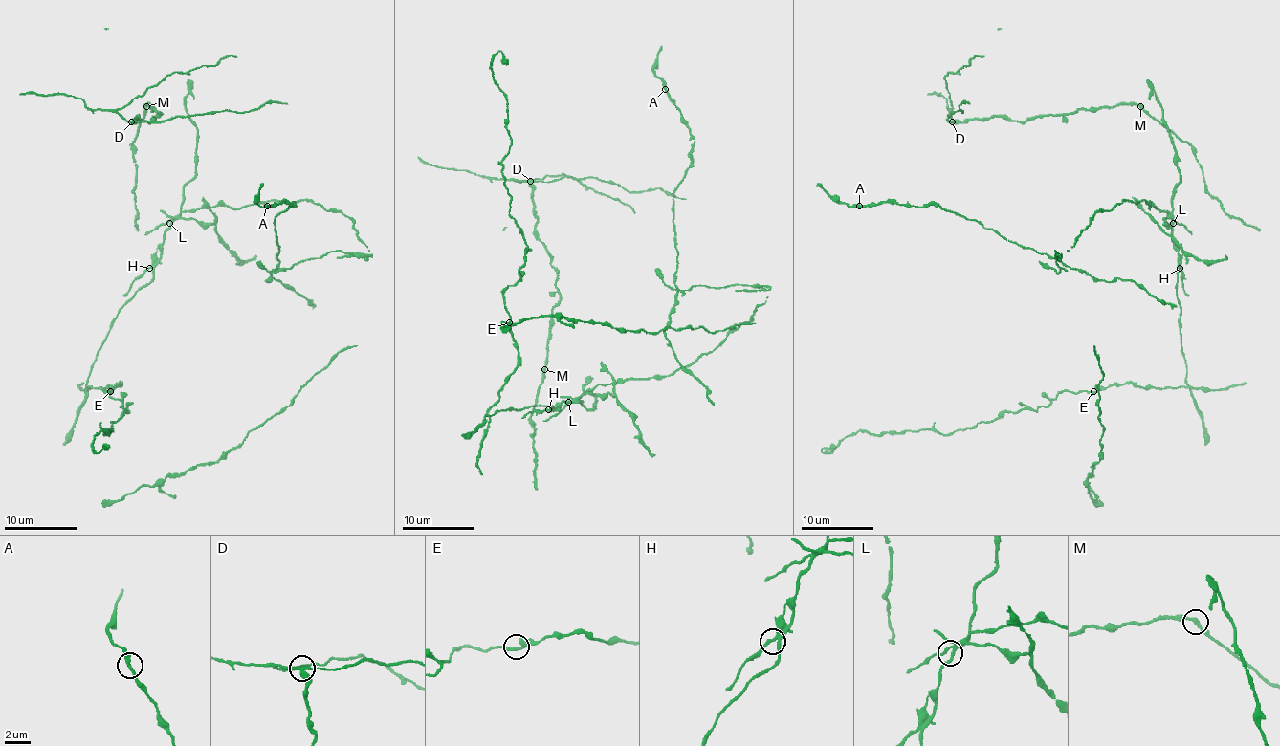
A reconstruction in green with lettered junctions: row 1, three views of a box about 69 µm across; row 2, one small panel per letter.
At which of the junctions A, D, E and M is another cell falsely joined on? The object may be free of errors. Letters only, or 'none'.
D

